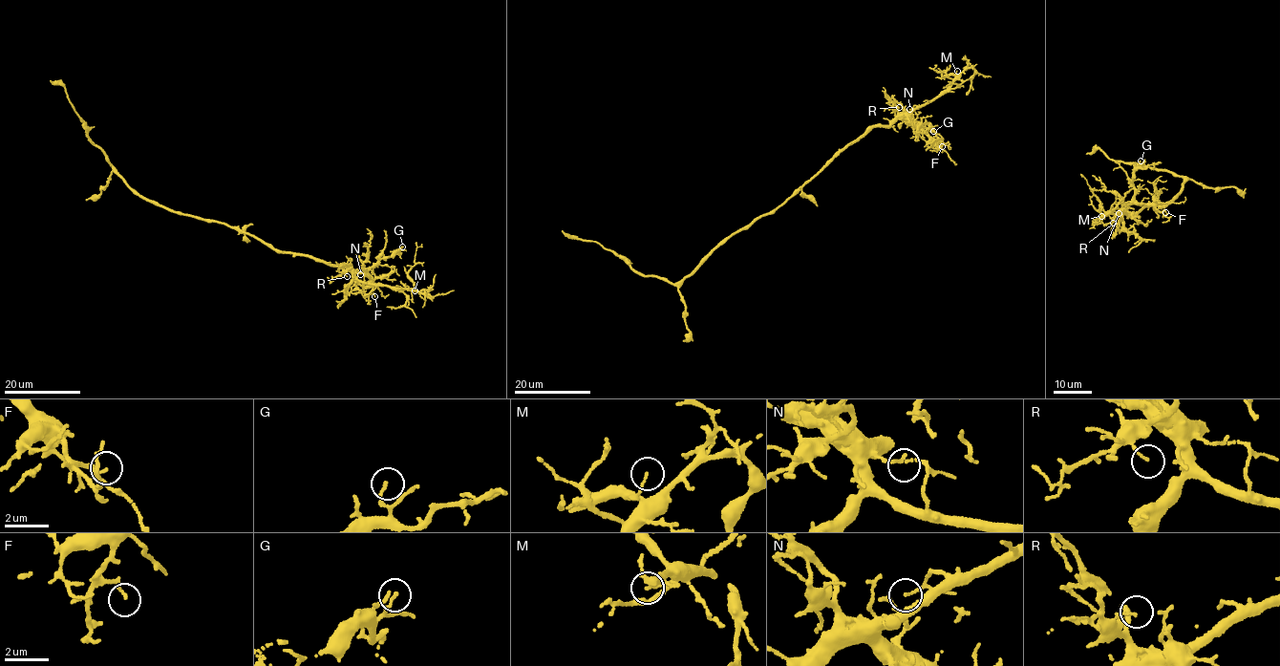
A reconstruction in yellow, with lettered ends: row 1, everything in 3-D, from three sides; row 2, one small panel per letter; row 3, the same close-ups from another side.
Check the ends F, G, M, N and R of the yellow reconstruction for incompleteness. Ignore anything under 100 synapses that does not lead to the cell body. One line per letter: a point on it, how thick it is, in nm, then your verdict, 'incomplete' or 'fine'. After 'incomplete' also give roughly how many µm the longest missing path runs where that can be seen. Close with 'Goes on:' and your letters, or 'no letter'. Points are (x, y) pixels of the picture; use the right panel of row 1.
F: (1165, 212) | 130 nm | fine
G: (1141, 161) | 140 nm | fine
M: (1101, 216) | 100 nm | fine
N: (1119, 213) | 110 nm | fine
R: (1113, 223) | 110 nm | fine
Goes on: no letter

